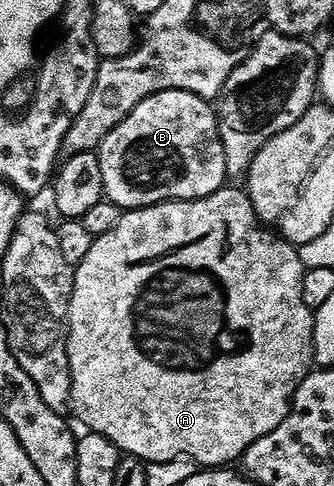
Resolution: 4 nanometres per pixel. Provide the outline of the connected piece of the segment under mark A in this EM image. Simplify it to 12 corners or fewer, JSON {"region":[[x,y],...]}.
{"region":[[246,189],[124,209],[74,267],[70,413],[242,459],[313,369]]}

